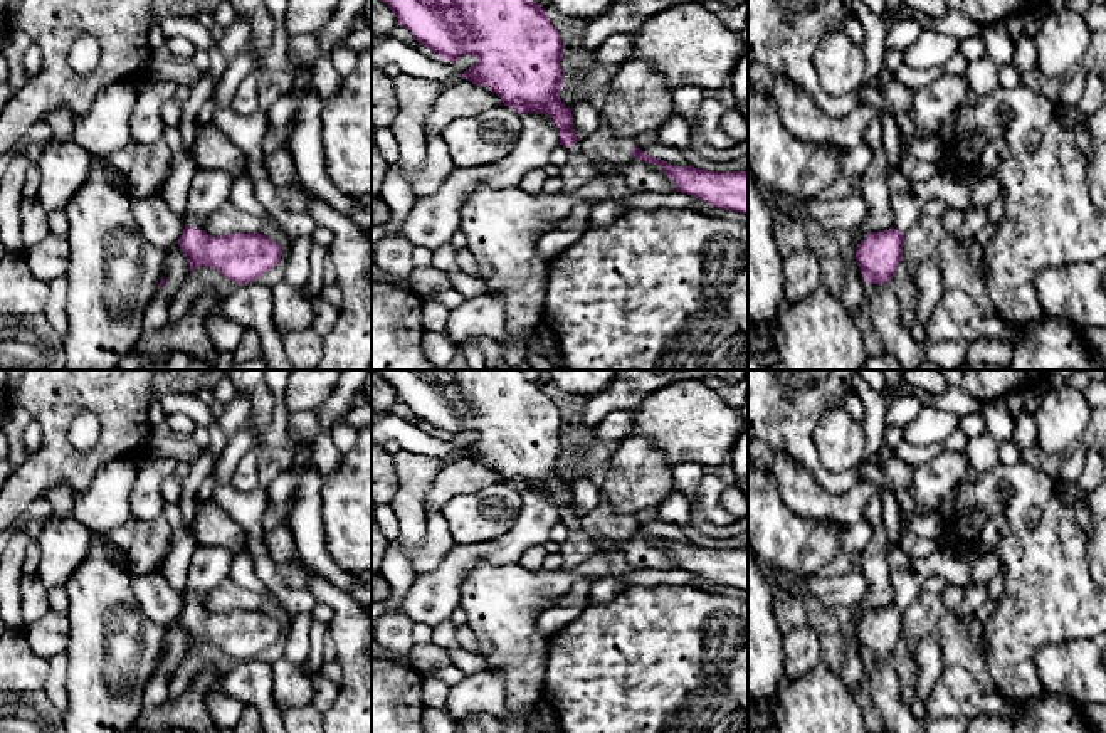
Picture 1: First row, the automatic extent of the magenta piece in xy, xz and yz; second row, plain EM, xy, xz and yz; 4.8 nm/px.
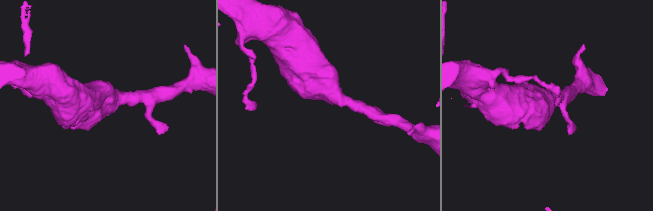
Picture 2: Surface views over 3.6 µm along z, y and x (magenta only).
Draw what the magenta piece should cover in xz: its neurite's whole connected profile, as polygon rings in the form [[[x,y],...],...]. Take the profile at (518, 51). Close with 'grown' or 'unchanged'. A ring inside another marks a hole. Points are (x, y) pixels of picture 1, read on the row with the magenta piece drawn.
[[[382,0],[395,13],[398,25],[410,30],[413,39],[429,47],[437,57],[457,62],[461,55],[474,55],[477,62],[464,71],[462,79],[496,92],[503,104],[524,113],[548,114],[558,128],[560,145],[570,153],[582,153],[582,141],[573,131],[573,114],[560,99],[563,74],[560,61],[561,39],[545,8],[533,0]]]; grown

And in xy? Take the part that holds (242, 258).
[[[200,168],[195,173],[185,208],[185,220],[188,225],[183,229],[178,239],[178,245],[190,264],[190,272],[197,267],[207,266],[217,269],[225,279],[230,279],[237,284],[254,282],[264,272],[279,264],[282,250],[279,244],[259,232],[235,232],[225,234],[222,237],[212,237],[205,232],[208,219],[229,200],[230,190],[232,177],[222,170]]]; grown

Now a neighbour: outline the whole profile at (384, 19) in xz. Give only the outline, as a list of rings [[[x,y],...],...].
[[[371,0],[371,39],[390,37],[390,30],[398,25],[395,13],[382,0]]]

